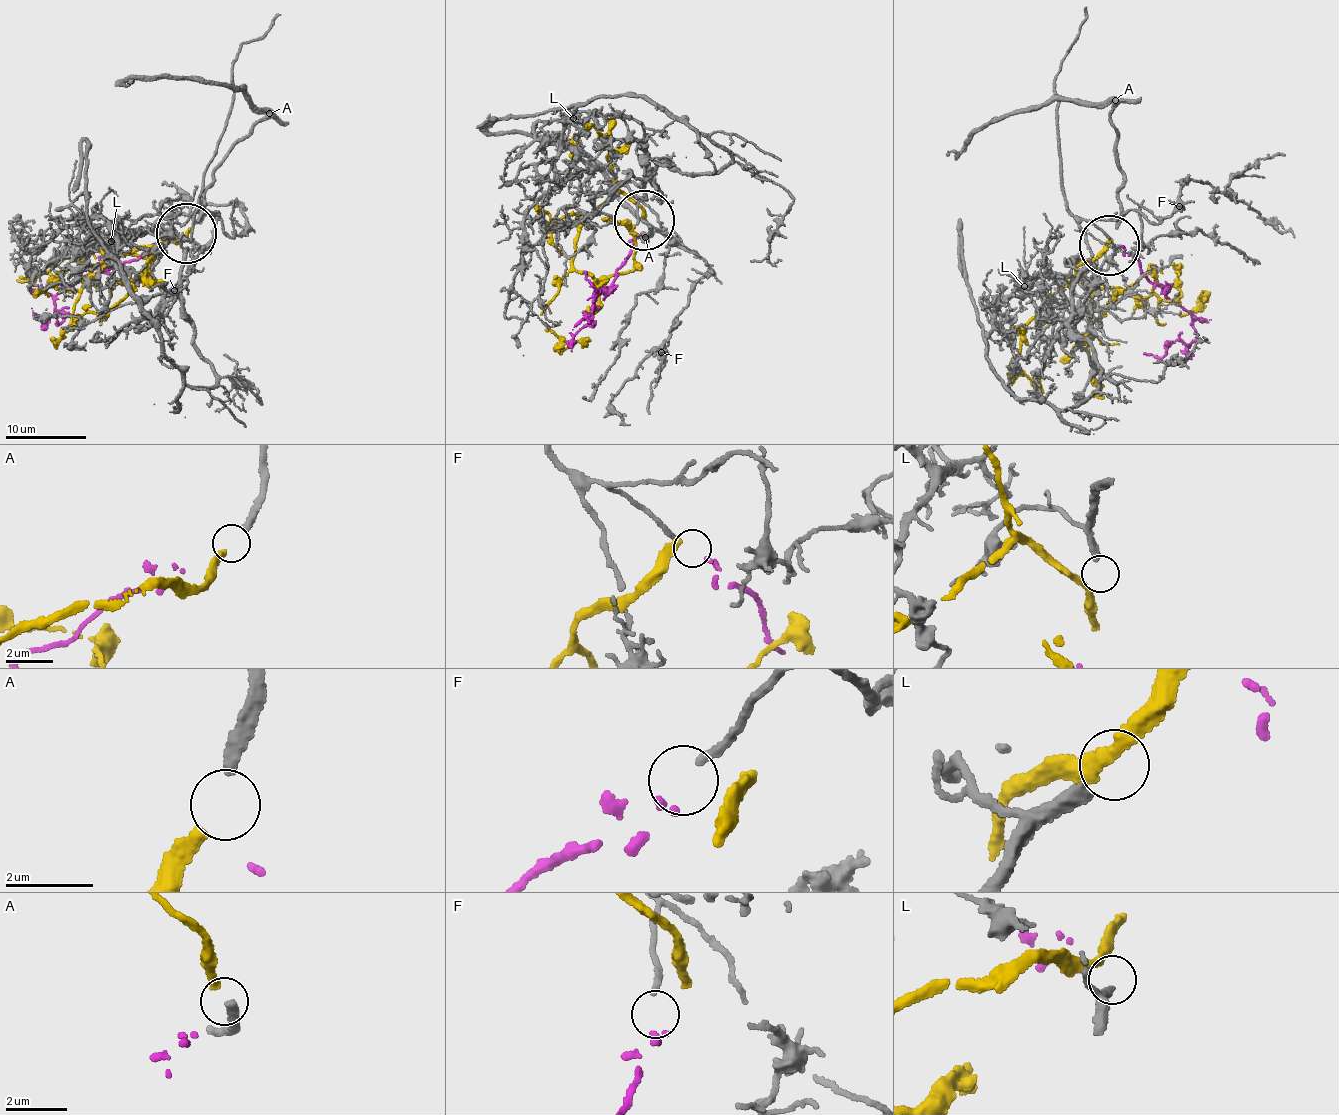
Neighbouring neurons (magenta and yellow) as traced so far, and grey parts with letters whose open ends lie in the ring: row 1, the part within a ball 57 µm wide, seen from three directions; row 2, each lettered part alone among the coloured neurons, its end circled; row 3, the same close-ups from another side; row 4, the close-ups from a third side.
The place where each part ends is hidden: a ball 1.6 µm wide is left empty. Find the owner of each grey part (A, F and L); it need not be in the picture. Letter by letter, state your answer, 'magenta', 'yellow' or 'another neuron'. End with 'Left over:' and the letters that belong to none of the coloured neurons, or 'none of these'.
A: yellow
F: magenta
L: another neuron
Left over: L

